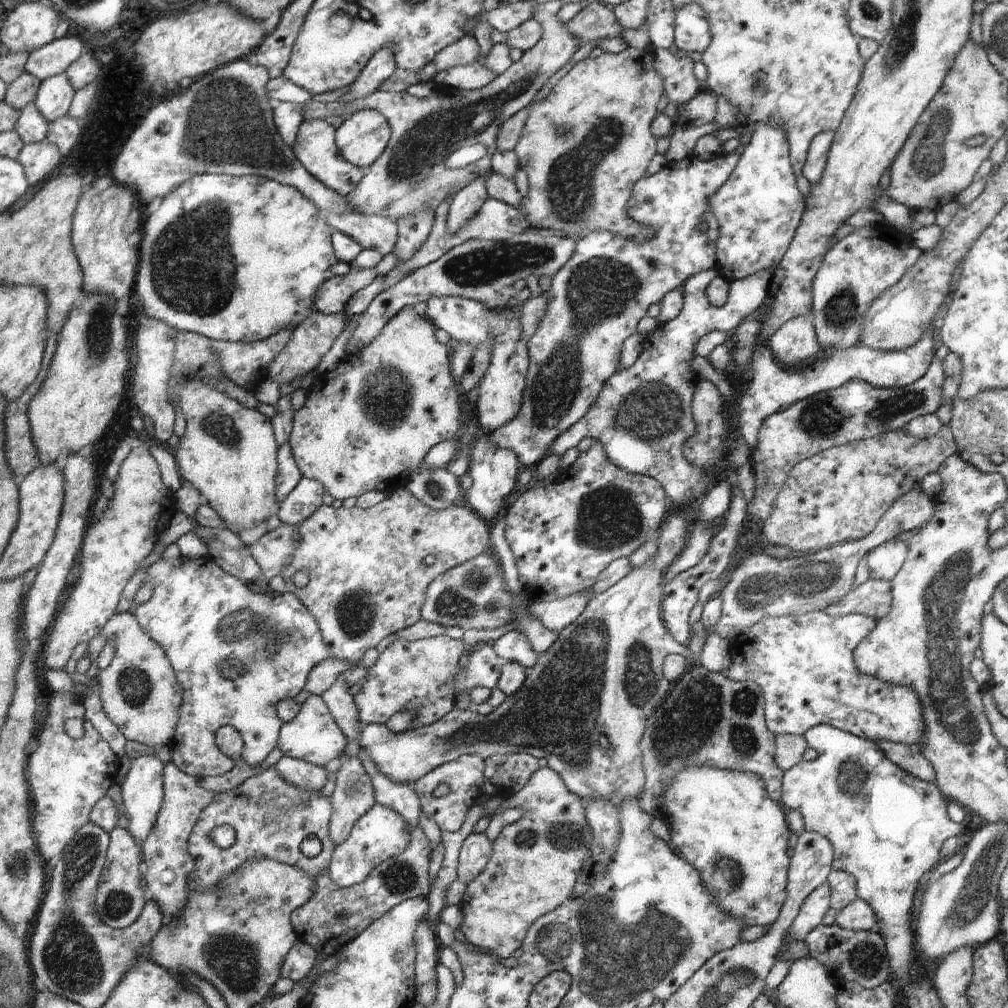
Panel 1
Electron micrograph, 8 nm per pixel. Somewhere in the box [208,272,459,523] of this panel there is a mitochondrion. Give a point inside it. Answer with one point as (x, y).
(384, 401)

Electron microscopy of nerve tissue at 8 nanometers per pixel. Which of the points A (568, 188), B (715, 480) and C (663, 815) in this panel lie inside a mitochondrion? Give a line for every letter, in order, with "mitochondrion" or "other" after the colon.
A: mitochondrion
B: other
C: other

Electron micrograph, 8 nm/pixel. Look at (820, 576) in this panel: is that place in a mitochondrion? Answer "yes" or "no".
yes

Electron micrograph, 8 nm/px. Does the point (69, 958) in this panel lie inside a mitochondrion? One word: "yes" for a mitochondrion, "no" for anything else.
yes

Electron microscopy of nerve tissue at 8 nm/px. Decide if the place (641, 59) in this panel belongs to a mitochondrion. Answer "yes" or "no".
no

